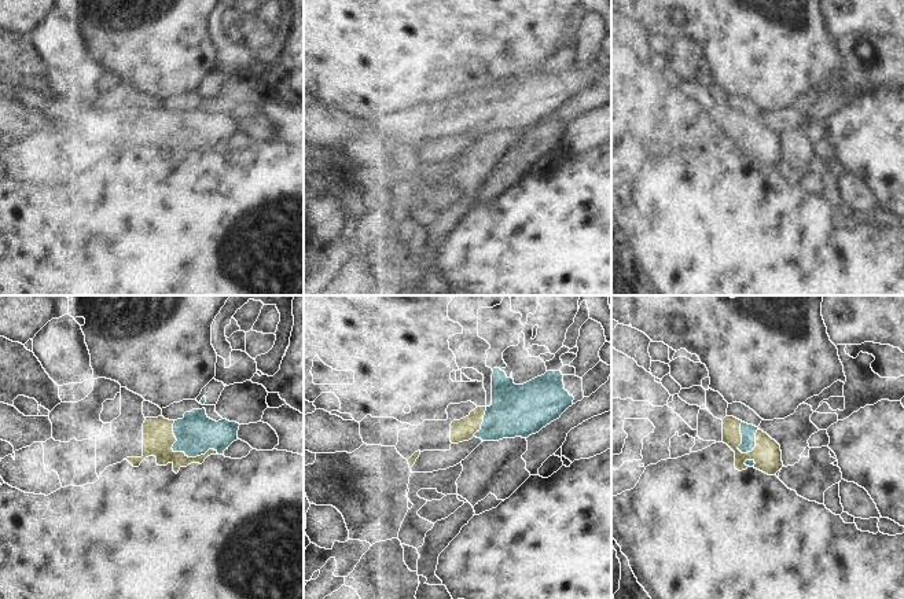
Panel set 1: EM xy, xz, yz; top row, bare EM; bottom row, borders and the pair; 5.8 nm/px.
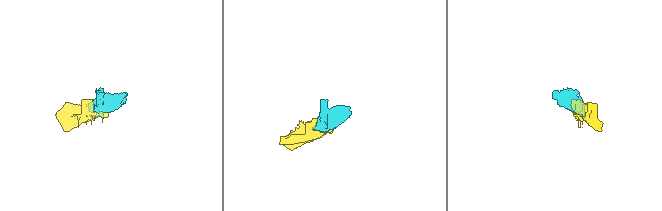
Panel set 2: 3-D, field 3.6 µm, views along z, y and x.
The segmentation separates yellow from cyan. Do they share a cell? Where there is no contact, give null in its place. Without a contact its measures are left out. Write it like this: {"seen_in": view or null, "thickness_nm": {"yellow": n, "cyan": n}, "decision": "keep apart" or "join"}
{"seen_in": "xy", "thickness_nm": {"yellow": 190, "cyan": 240}, "decision": "join"}

